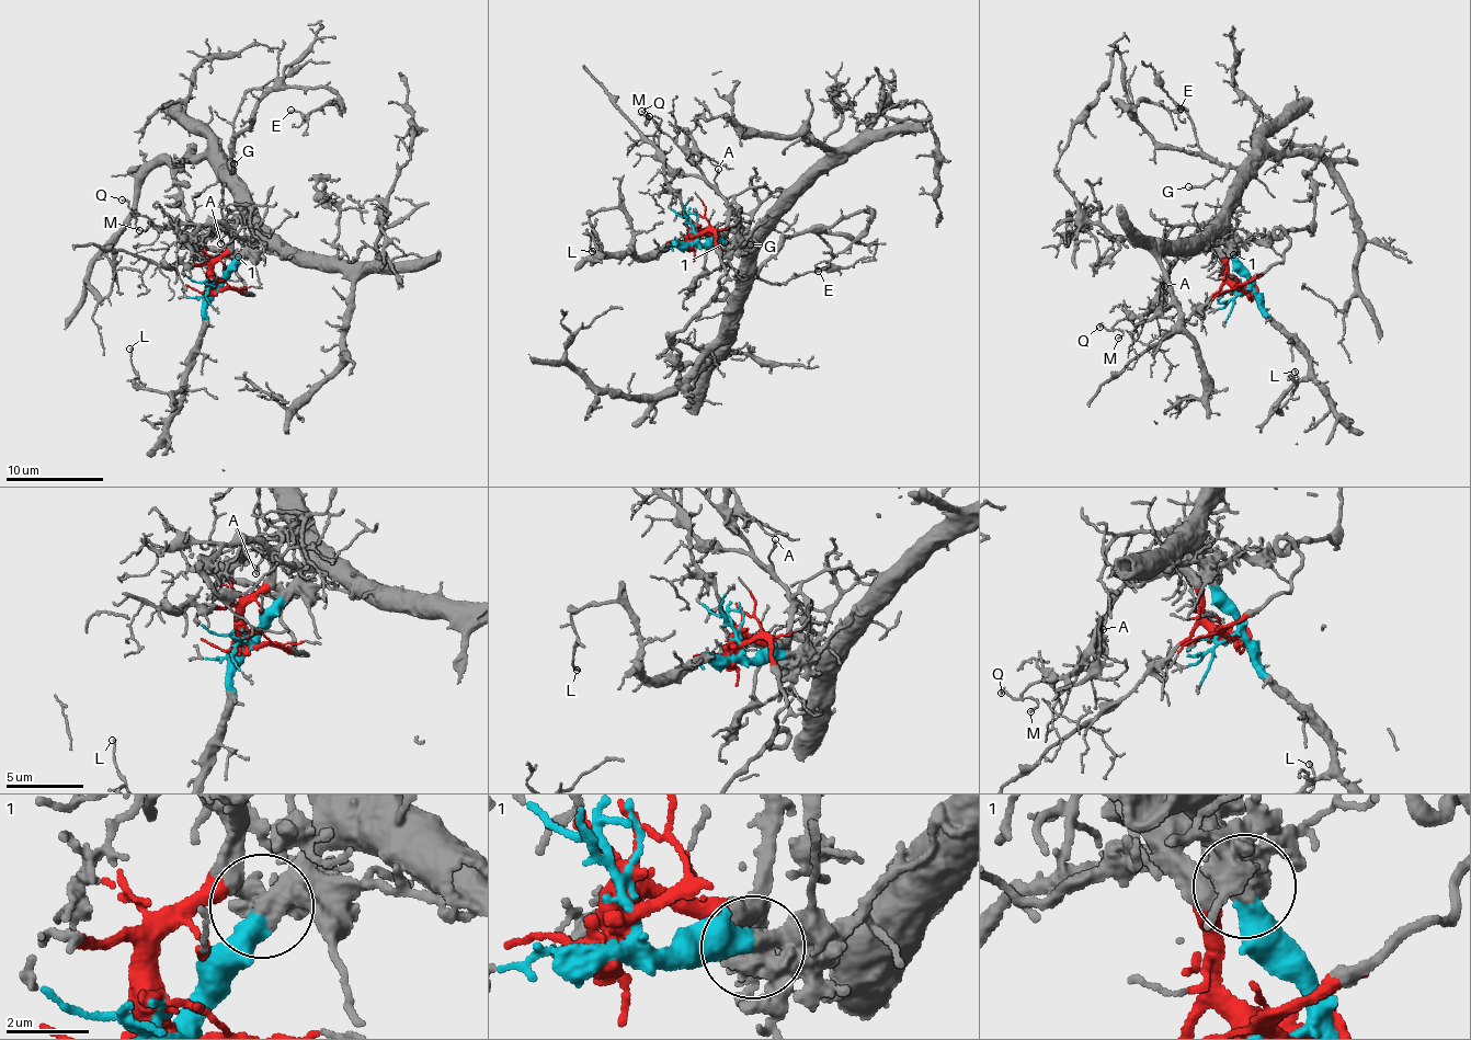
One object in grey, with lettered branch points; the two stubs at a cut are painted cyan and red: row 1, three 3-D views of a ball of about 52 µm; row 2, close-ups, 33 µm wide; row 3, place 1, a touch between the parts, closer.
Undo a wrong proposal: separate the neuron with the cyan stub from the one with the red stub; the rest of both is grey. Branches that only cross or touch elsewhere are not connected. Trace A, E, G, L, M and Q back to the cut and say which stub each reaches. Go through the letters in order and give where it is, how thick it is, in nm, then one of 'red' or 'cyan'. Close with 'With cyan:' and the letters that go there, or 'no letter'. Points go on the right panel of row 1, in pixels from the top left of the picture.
A: at (1164, 286); 100 nm thick; red
E: at (1181, 109); 130 nm thick; cyan
G: at (1188, 186); 150 nm thick; cyan
L: at (1295, 372); 130 nm thick; cyan
M: at (1118, 338); 110 nm thick; red
Q: at (1099, 327); 150 nm thick; red
With cyan: E, G, L

